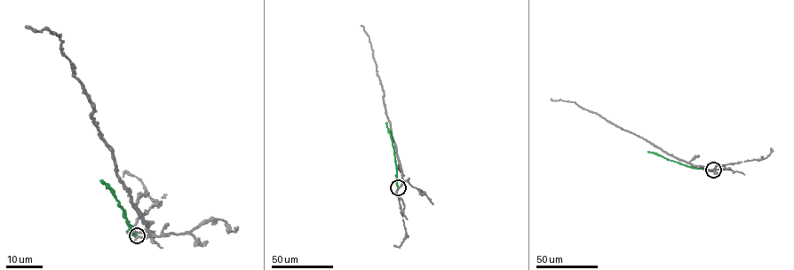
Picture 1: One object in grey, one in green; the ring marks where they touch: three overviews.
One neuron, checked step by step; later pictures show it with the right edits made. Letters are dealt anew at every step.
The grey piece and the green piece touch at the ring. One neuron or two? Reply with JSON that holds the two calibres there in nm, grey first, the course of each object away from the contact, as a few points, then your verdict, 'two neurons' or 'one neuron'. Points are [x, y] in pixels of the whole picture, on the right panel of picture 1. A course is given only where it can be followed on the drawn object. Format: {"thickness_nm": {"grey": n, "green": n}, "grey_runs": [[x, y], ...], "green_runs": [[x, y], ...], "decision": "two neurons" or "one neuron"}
{"thickness_nm": {"grey": 480, "green": 320}, "grey_runs": [[713, 170], [678, 160], [573, 102], [551, 99]], "green_runs": [[713, 170], [686, 166], [647, 151]], "decision": "two neurons"}

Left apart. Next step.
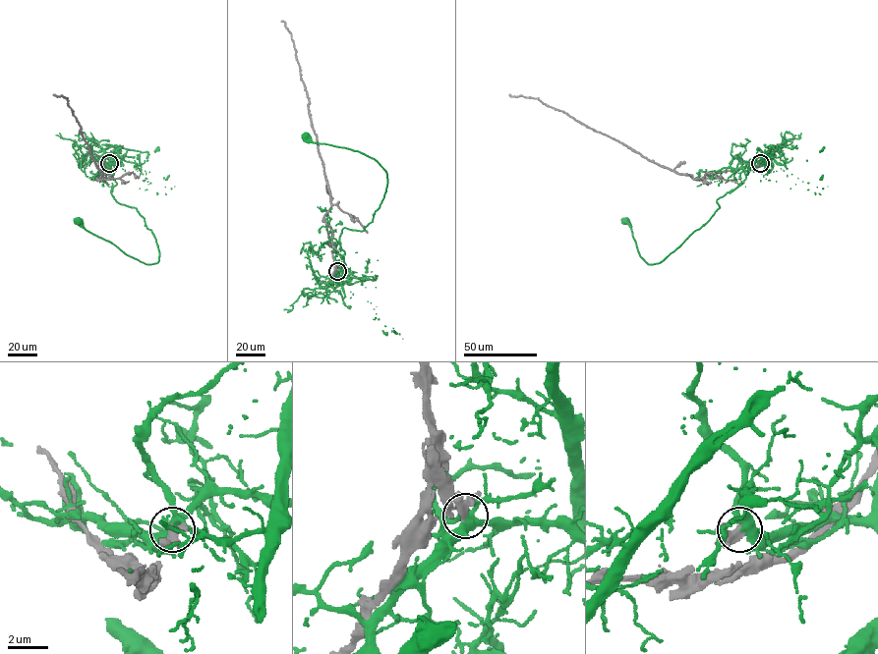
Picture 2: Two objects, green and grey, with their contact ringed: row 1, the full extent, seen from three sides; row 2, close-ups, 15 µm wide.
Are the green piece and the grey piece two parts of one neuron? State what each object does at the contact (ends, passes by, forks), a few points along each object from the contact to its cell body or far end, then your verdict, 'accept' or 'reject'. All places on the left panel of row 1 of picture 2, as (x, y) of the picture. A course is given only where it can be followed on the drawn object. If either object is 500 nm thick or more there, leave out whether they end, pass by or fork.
green forks; grey passes by; course green (109, 163), (102, 154), (114, 146), (111, 193), (144, 218), (158, 260), (125, 254), (78, 222); course grey (109, 163), (98, 173), (97, 180), (102, 180), (102, 176), (67, 100), (53, 94); reject

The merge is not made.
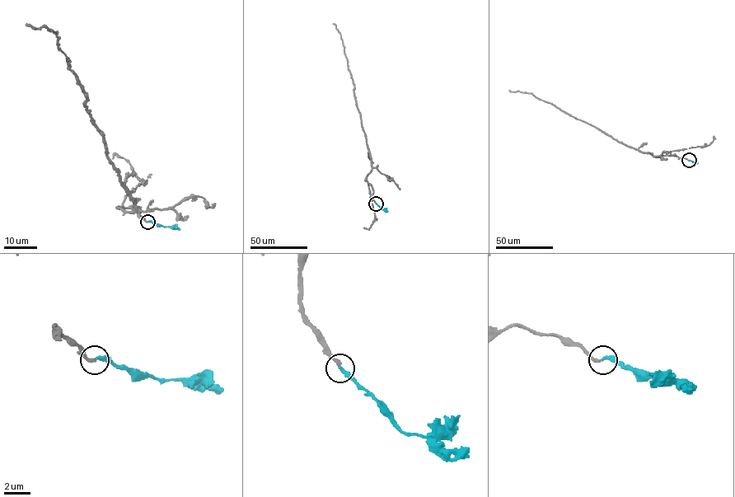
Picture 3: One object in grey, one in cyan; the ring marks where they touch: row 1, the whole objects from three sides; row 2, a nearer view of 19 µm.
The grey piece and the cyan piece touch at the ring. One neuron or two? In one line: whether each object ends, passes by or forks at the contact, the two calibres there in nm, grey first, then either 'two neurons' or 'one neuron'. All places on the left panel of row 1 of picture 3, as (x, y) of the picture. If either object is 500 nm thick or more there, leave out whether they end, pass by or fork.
grey ends there; cyan ends there; 220 nm thick on the grey side, 260 nm on the other; one neuron

